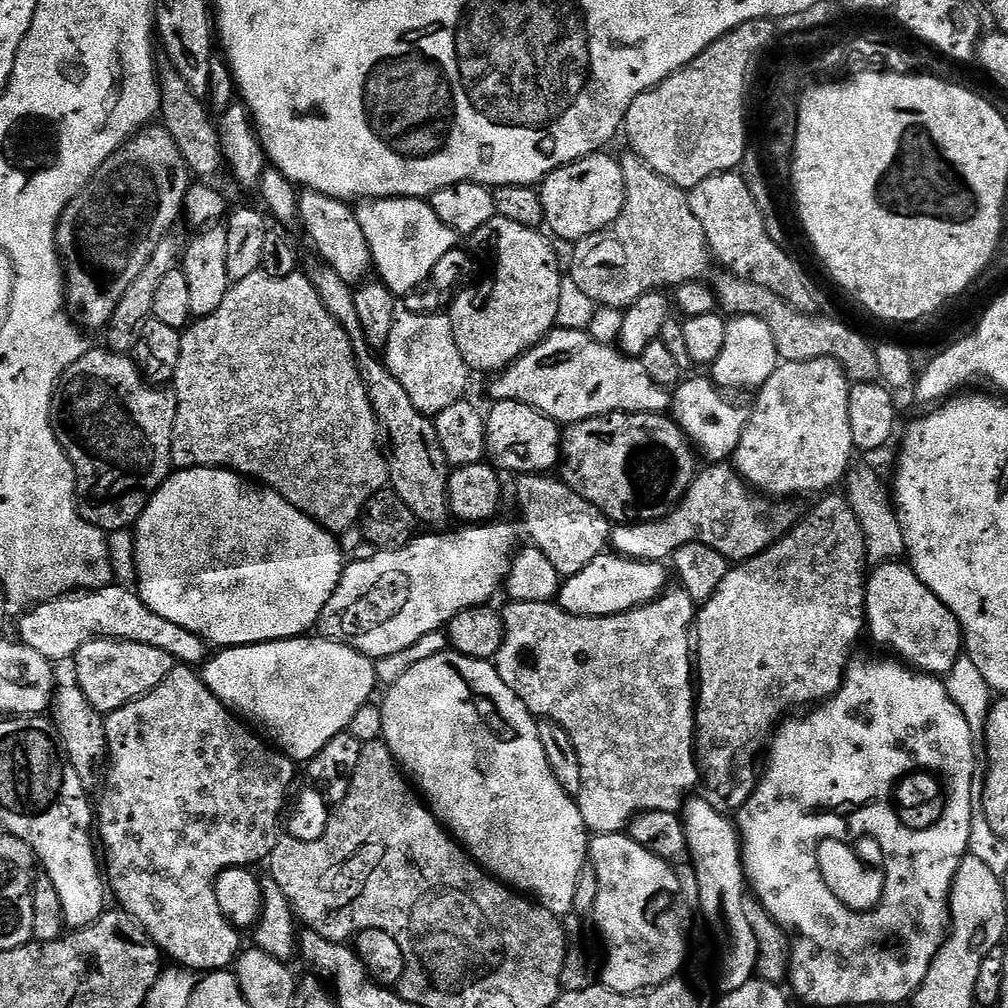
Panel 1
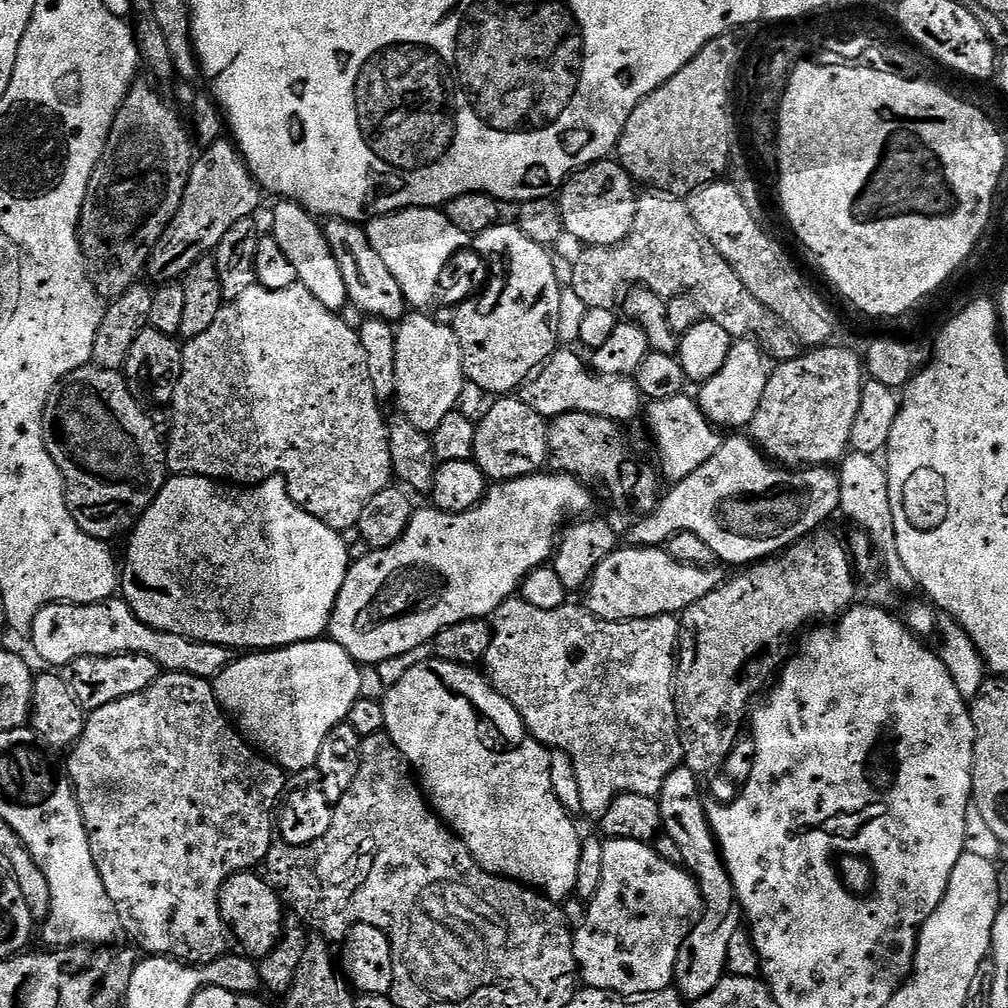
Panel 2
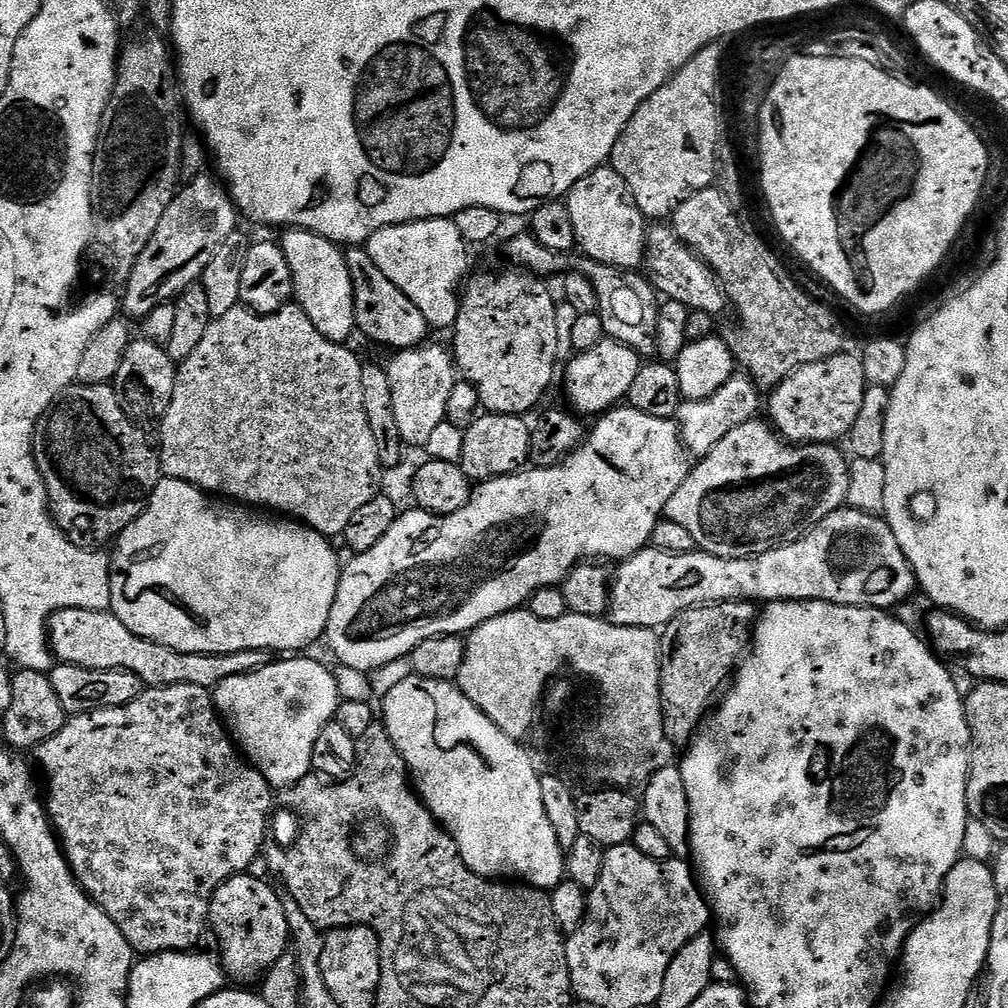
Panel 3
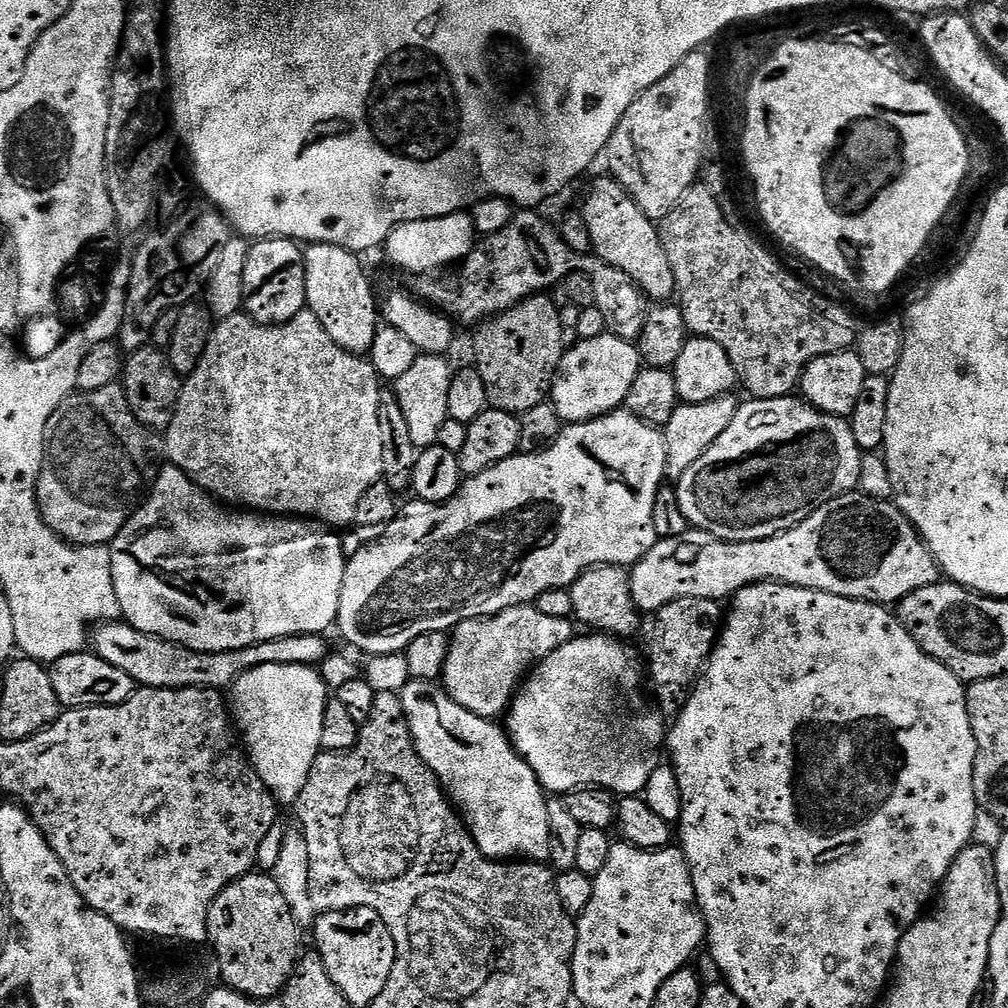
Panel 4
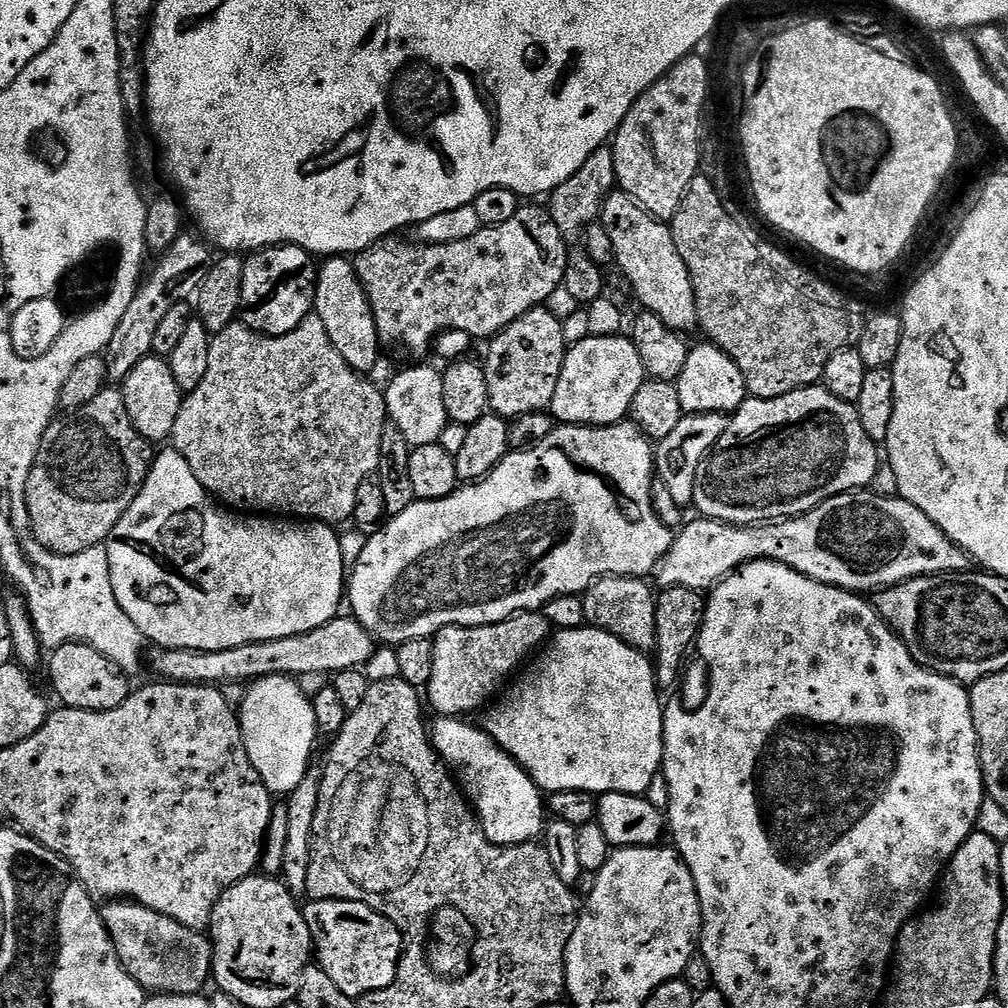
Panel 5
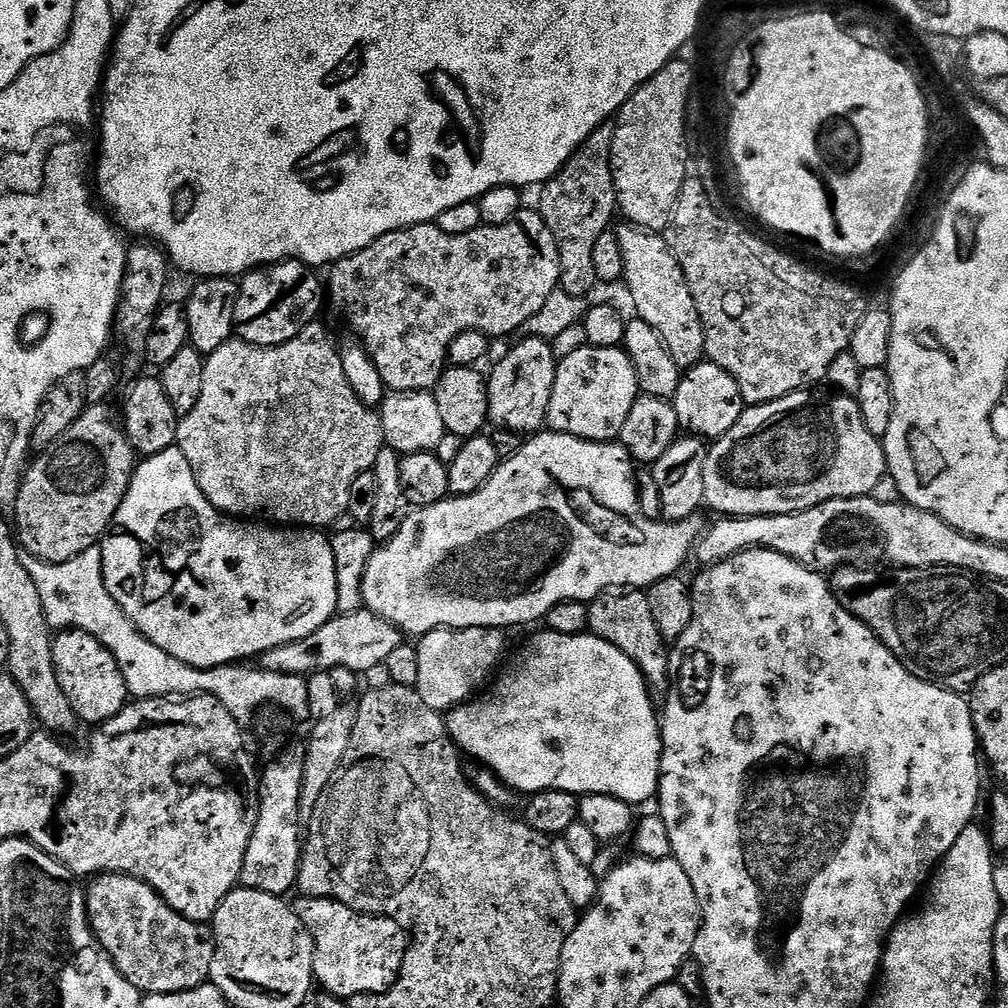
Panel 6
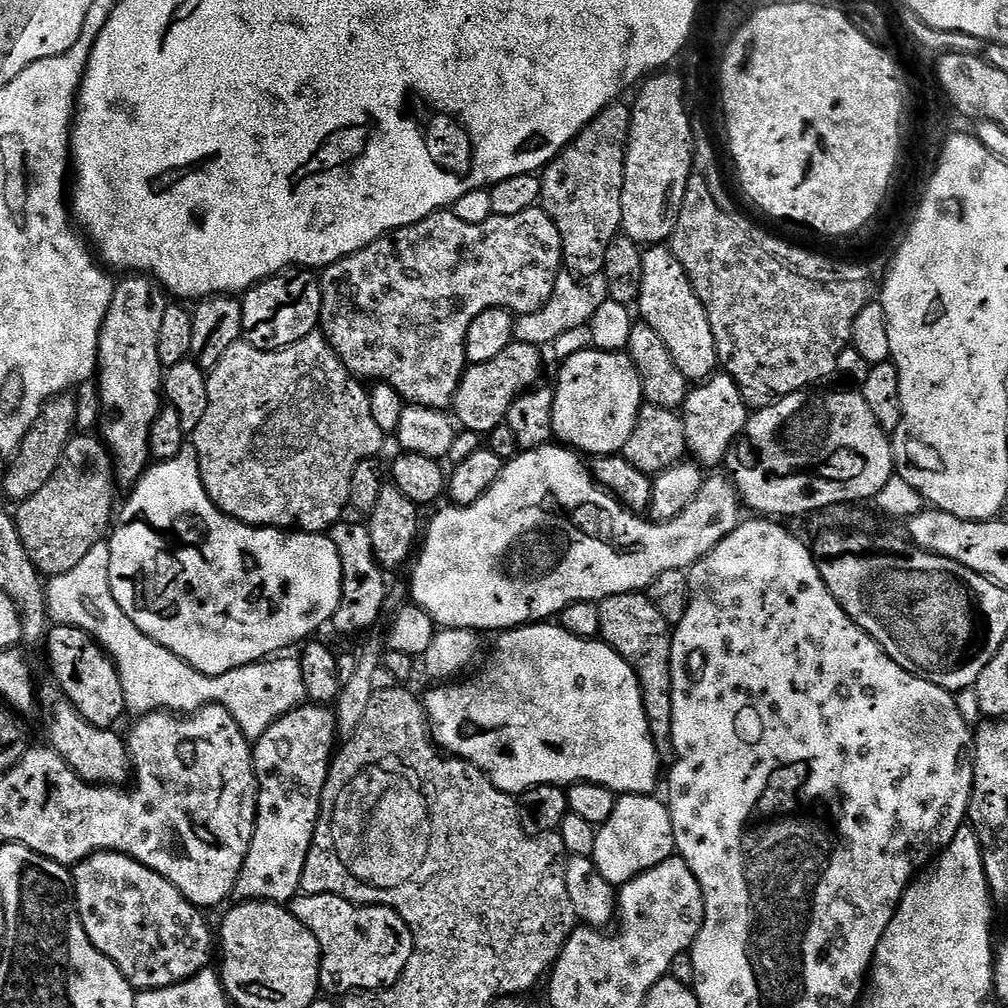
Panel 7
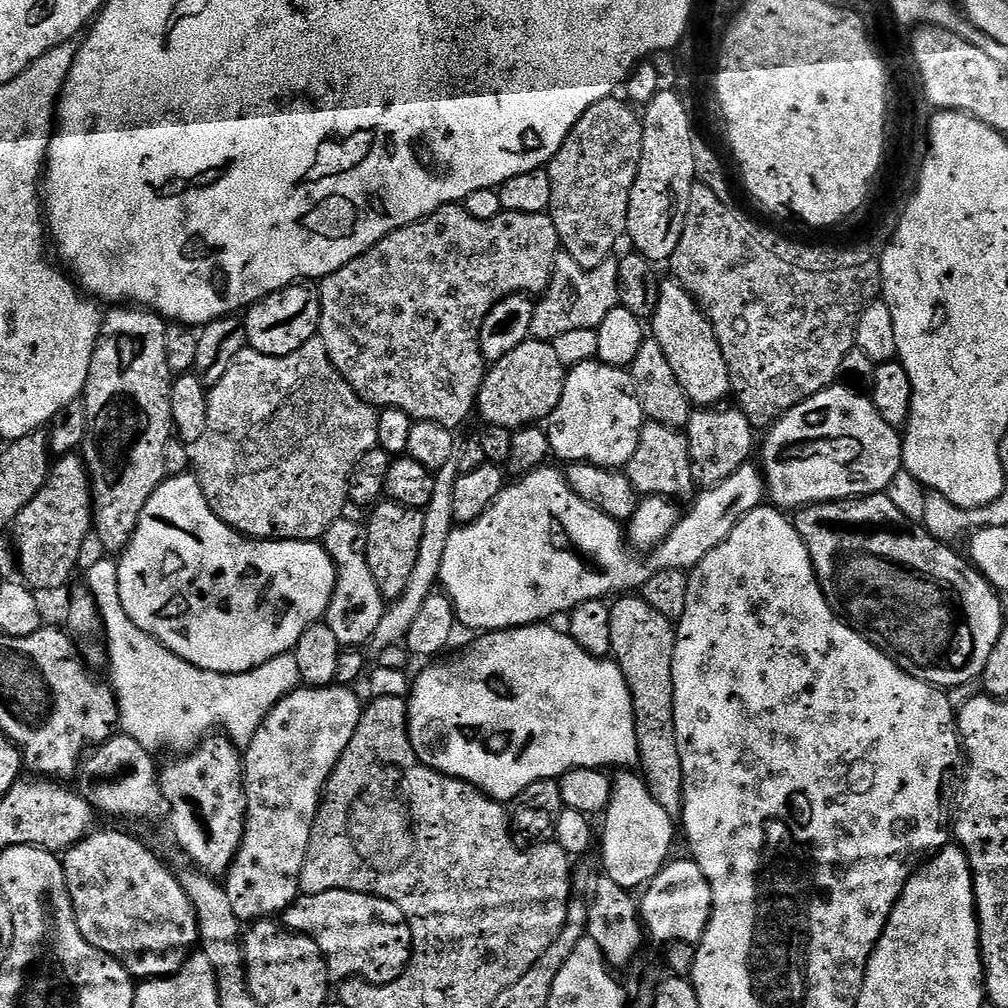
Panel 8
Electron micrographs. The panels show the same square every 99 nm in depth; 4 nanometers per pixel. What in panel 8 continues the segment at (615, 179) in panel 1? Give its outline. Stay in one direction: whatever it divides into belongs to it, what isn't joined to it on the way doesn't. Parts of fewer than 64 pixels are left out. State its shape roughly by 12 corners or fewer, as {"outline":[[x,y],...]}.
{"outline":[[674,278],[650,336],[693,405],[732,396],[714,326]]}

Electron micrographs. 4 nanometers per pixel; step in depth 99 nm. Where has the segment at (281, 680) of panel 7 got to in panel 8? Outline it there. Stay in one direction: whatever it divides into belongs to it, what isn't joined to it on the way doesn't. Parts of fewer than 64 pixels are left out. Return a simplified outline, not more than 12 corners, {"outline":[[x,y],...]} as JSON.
{"outline":[[117,561],[86,586],[108,641],[119,731],[187,754],[237,748],[301,687],[289,654],[204,672],[126,614]]}

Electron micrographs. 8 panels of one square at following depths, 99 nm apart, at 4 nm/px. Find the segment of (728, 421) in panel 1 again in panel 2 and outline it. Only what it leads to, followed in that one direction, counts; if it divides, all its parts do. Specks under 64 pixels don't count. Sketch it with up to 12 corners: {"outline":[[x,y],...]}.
{"outline":[[688,394],[647,405],[665,481],[710,462],[721,429]]}

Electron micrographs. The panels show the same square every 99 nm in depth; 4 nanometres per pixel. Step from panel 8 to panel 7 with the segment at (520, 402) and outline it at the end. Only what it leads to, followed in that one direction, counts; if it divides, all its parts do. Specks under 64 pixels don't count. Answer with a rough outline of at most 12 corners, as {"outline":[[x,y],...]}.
{"outline":[[514,340],[471,365],[452,412],[488,435],[516,397],[539,385],[539,347]]}

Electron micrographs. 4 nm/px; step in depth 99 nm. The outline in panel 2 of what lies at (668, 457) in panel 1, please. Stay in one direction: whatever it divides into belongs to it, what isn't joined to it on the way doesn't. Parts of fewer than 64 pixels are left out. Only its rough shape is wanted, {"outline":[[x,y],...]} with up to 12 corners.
{"outline":[[551,417],[547,467],[601,484],[636,514],[662,499],[617,421]]}

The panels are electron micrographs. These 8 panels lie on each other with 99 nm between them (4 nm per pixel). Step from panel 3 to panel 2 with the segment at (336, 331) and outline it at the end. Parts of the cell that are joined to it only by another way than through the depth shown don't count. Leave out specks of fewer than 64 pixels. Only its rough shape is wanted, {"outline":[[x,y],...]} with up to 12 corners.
{"outline":[[276,204],[270,232],[297,281],[329,311],[349,303],[323,225]]}

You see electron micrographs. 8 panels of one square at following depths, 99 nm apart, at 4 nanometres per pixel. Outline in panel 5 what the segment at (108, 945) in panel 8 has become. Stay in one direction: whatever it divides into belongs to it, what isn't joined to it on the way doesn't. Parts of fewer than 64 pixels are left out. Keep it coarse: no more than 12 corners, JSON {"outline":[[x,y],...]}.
{"outline":[[135,902],[103,905],[120,965],[150,994],[199,995],[211,951]]}

